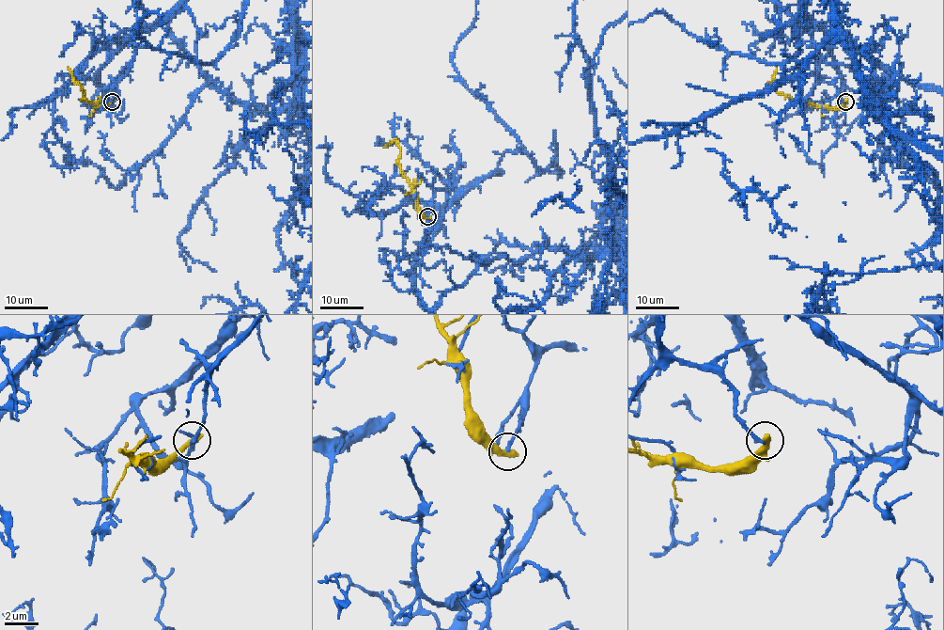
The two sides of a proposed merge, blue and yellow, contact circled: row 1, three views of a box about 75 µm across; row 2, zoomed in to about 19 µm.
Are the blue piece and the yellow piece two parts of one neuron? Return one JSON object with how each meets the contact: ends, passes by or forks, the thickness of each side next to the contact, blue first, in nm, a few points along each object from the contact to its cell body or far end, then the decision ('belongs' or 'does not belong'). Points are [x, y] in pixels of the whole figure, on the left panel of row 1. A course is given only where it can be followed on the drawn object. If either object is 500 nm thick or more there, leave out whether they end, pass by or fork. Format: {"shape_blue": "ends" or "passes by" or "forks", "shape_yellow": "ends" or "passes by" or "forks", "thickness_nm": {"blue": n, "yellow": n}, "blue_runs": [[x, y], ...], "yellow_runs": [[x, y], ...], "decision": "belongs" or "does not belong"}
{"shape_blue": "ends", "shape_yellow": "ends", "thickness_nm": {"blue": 200, "yellow": 440}, "yellow_runs": [[111, 102], [101, 108], [82, 99], [85, 94], [73, 80], [69, 67]], "decision": "does not belong"}

